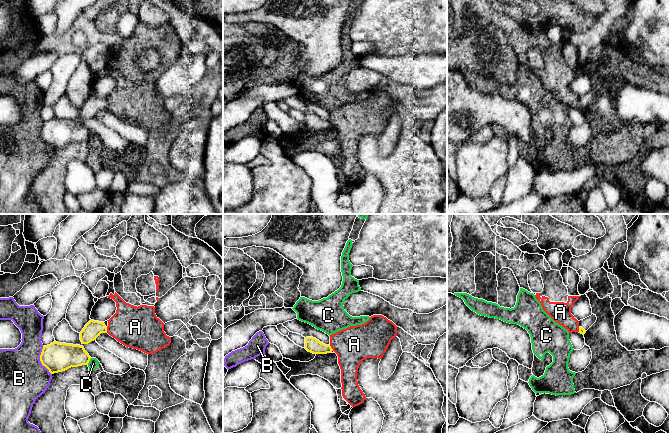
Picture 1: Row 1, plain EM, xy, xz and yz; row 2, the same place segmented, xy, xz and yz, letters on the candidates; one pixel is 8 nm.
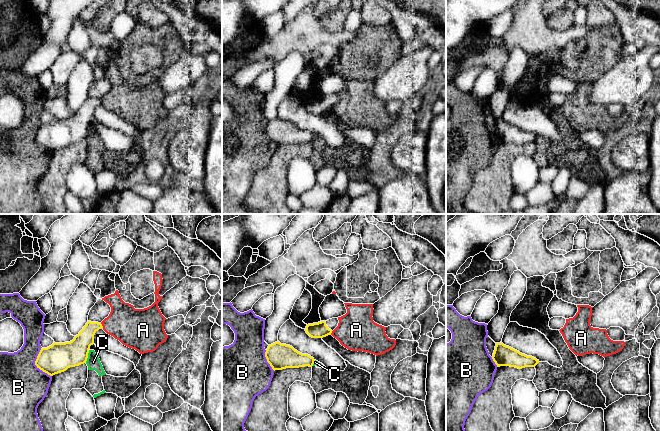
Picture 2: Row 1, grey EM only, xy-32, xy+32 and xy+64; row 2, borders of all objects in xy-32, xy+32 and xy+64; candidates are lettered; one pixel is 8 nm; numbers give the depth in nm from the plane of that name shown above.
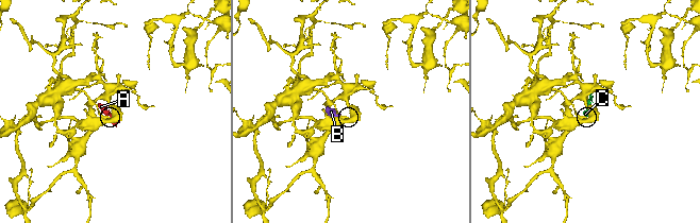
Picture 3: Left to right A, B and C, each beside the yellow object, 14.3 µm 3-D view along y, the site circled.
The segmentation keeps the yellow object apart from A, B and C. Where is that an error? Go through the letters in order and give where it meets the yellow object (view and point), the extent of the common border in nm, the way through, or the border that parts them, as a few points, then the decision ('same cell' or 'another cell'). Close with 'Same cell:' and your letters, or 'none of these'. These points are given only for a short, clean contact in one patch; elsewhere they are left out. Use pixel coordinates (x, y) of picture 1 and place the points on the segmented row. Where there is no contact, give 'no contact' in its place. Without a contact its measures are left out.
A: contact xy (106, 330); length 50 nm; border xy (106, 327), (107, 332); another cell
B: contact xy (40, 360); length 240 nm; another cell
C: contact xy (89, 360); length 70 nm; border xy (91, 358), (87, 364); another cell
Same cell: none of these

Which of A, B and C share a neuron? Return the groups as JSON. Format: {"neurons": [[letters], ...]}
{"neurons": [["A", "C"], ["B"]]}

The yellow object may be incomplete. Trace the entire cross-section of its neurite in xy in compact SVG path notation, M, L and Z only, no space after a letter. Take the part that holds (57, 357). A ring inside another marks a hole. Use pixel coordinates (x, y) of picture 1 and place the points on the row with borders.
M58 343L43 346L40 361L51 374L65 371L71 367L88 365L91 357L83 346Z

